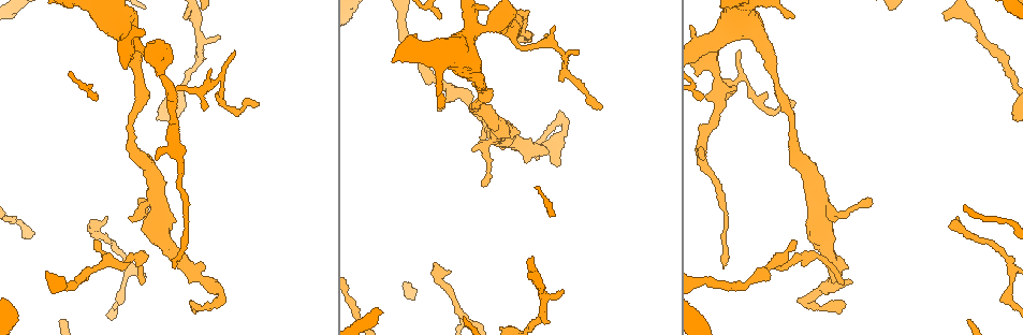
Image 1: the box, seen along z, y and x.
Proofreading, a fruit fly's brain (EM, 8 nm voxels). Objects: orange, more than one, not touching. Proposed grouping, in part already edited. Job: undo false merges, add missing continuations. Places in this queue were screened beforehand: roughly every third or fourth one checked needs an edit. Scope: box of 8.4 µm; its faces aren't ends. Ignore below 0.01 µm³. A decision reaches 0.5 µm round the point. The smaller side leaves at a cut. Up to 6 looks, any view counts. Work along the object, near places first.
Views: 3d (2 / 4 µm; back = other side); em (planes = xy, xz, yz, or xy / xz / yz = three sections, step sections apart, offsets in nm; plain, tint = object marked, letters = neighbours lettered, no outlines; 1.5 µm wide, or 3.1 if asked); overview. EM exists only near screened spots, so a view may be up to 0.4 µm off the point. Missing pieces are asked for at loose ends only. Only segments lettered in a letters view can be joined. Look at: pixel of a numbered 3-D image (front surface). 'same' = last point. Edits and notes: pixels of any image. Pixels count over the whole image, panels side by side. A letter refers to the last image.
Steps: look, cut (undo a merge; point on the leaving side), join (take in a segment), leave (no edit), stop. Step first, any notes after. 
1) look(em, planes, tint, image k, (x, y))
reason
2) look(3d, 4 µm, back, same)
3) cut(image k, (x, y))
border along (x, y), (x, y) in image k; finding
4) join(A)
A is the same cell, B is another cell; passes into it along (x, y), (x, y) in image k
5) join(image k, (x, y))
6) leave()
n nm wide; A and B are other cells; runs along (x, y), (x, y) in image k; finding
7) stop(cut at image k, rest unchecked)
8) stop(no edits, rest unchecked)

look(em, planes, tint, image 1, (222, 301))
sudden change in width

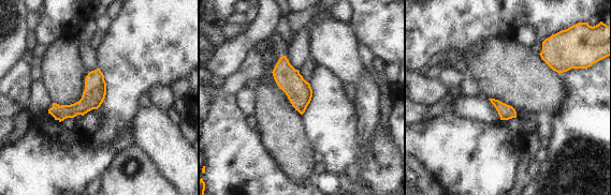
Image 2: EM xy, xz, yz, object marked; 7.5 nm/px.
look(em, planes, letters, same)

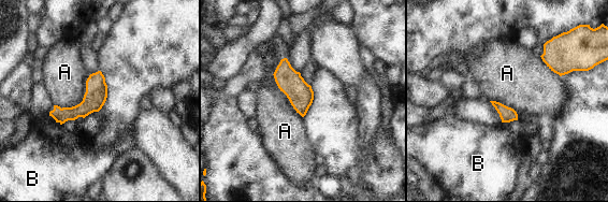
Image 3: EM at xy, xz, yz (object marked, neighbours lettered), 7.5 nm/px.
leave()
A and B are other cells; runs along (99, 74), (78, 111), (53, 113) in image 3; all the same neuron

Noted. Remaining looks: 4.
look(3d, 4 µm, image 1, (547, 33))
tapers out

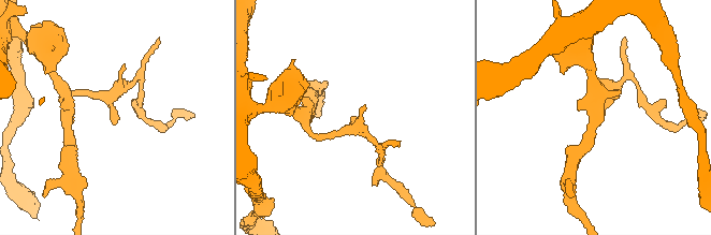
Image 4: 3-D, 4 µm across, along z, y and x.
look(em, planes, letters, image 4, (117, 122))
now the EM

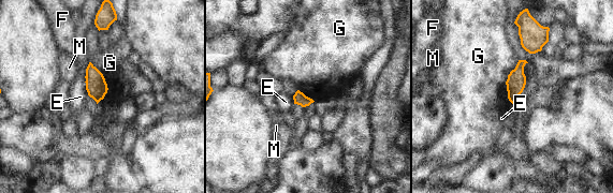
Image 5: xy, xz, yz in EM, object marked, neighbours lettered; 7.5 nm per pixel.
leave()
E, F, G and M are other cells; border along (519, 60), (506, 82), (512, 104) in image 5; no lettered segment goes on from it

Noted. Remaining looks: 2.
stop(no edits, rest unchecked)

